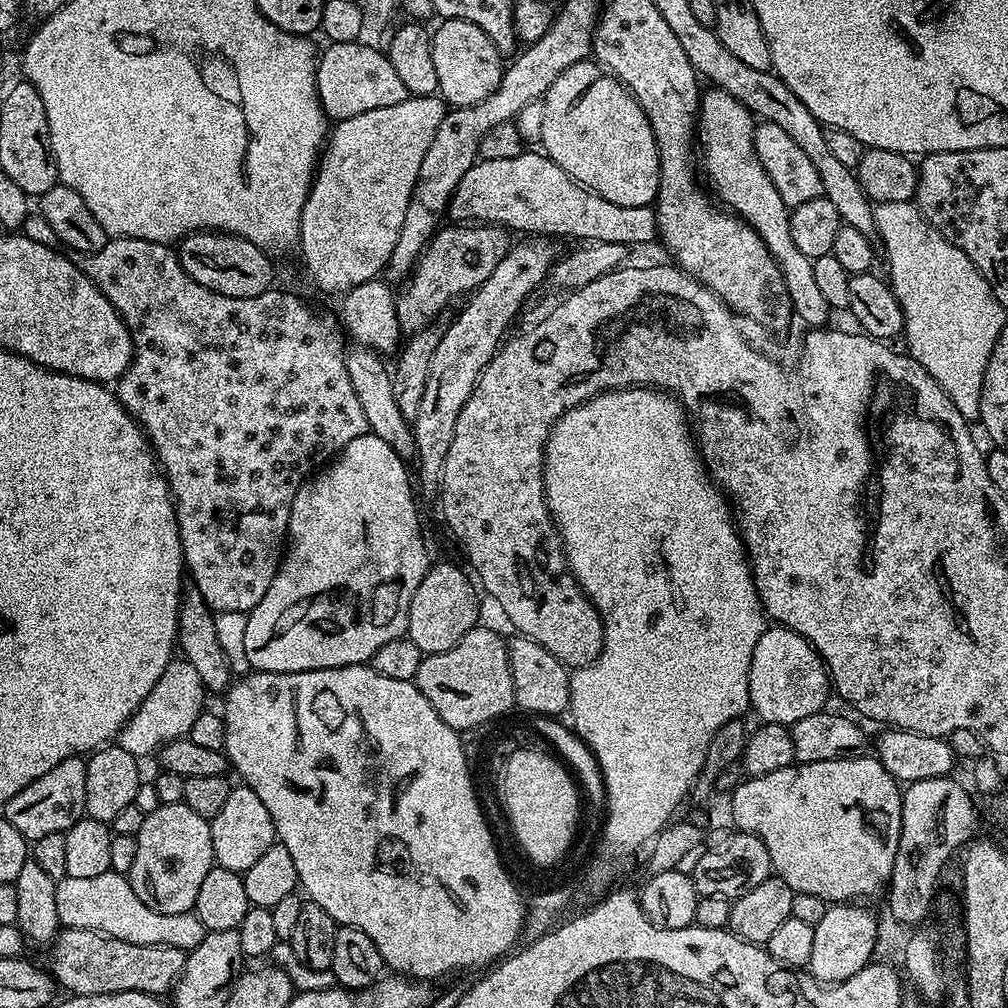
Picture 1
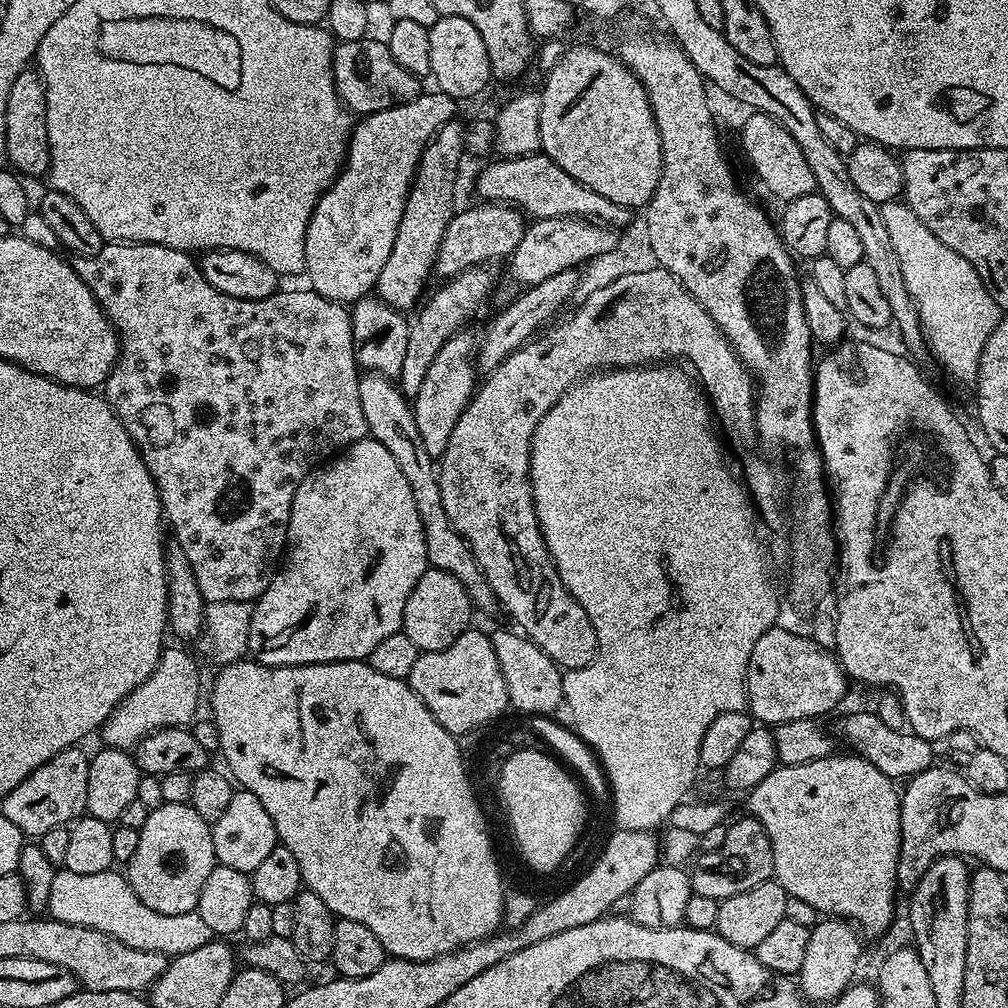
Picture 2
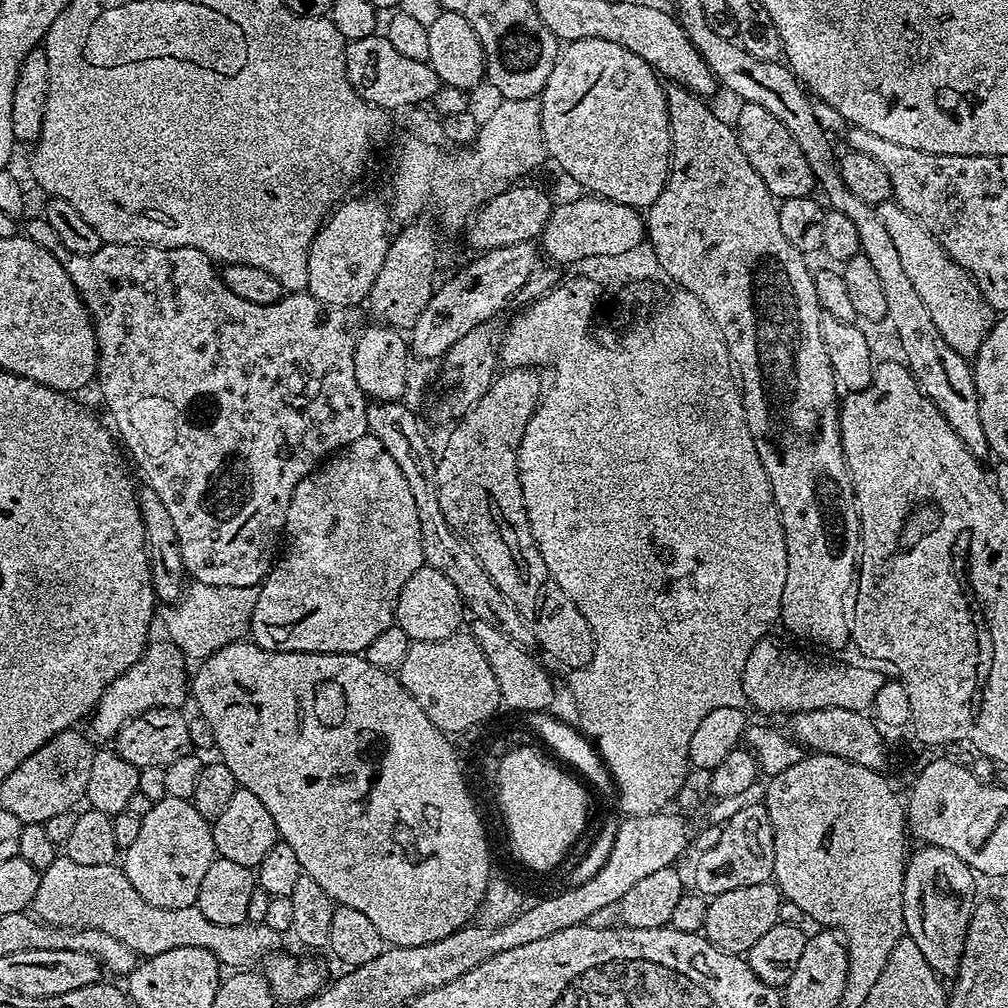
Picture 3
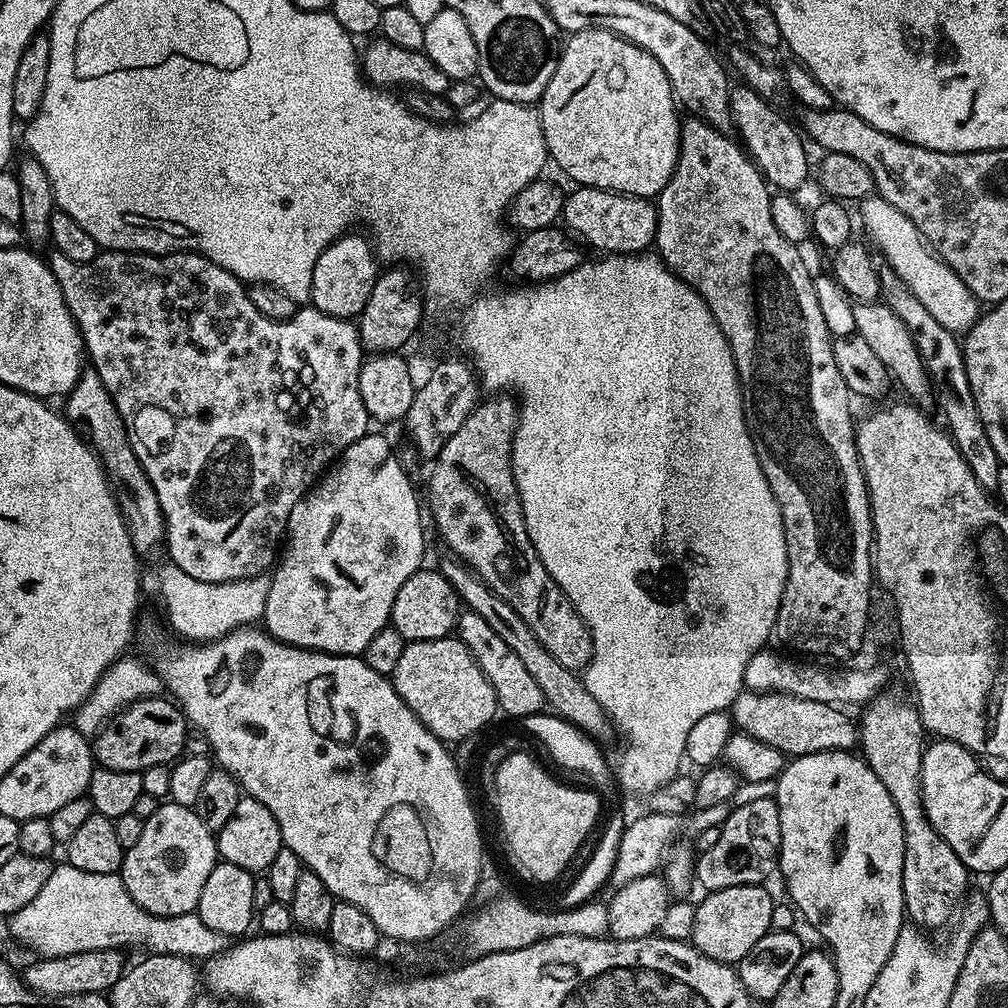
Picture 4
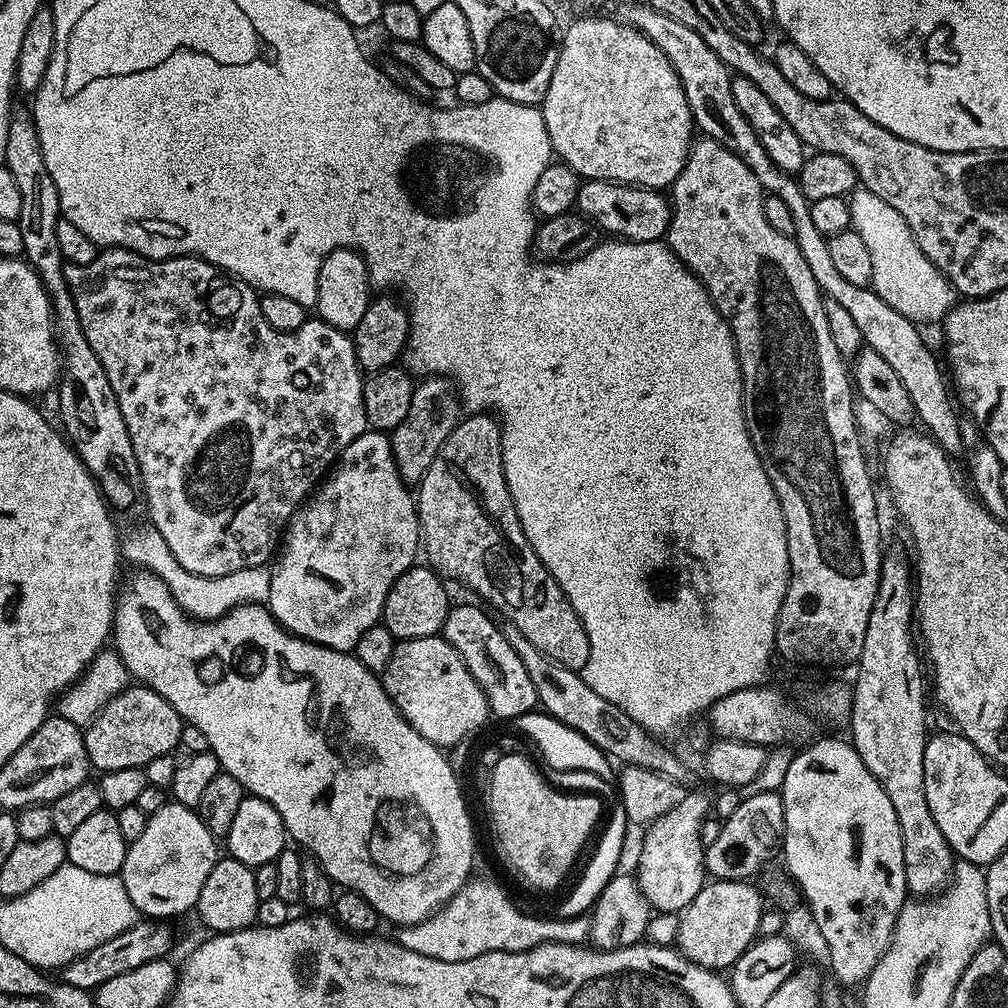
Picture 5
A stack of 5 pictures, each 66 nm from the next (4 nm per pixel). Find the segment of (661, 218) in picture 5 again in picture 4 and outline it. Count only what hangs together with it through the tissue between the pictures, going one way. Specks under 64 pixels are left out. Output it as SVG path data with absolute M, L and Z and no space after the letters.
M576 186L571 190L573 192L569 191L564 197L562 220L585 245L593 244L600 254L640 254L653 247L656 206L651 199L627 196L624 192L607 192L601 188Z

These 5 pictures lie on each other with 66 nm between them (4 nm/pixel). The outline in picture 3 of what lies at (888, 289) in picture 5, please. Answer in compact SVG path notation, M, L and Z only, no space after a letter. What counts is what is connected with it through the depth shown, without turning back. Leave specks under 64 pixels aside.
M882 204L878 211L886 230L890 230L890 238L894 238L894 246L898 246L902 266L906 266L910 282L914 282L914 290L918 290L922 302L926 302L926 310L930 310L930 318L934 318L934 326L942 330L942 338L946 338L960 356L975 357L993 326L994 313L986 298L980 295L972 276L962 270L962 266L958 266L958 262L954 262L936 239L899 204Z

